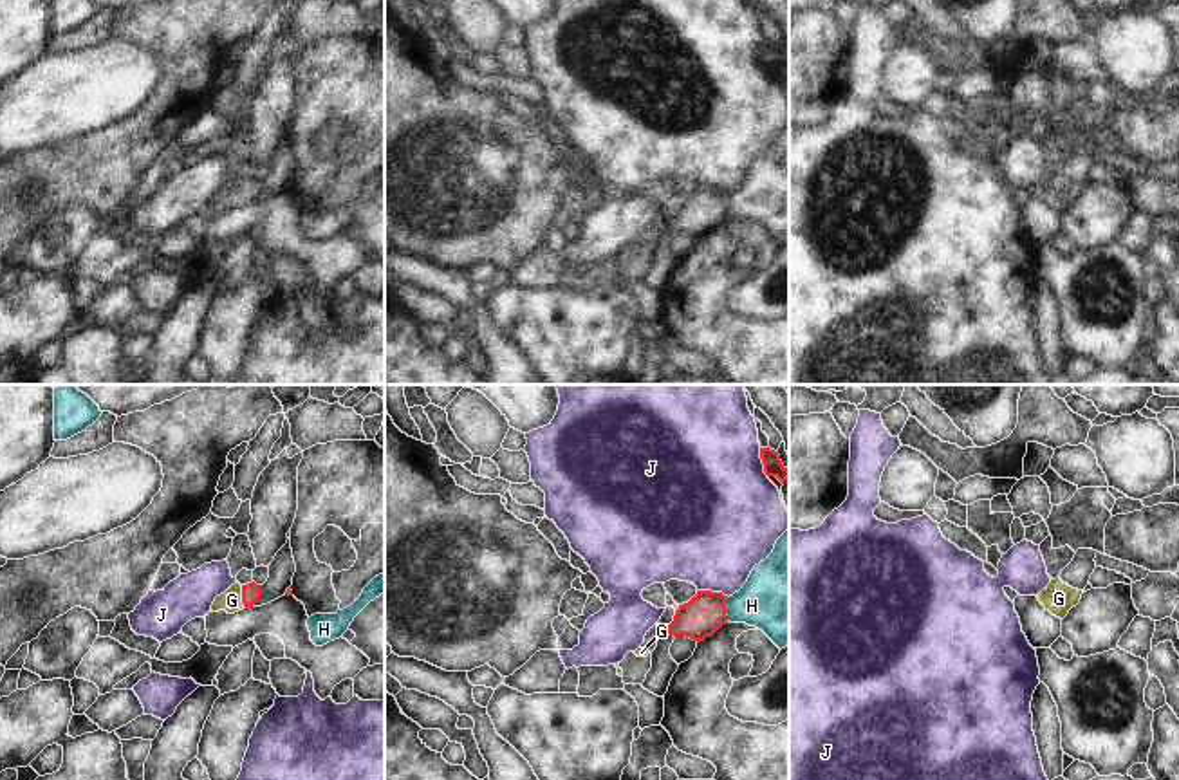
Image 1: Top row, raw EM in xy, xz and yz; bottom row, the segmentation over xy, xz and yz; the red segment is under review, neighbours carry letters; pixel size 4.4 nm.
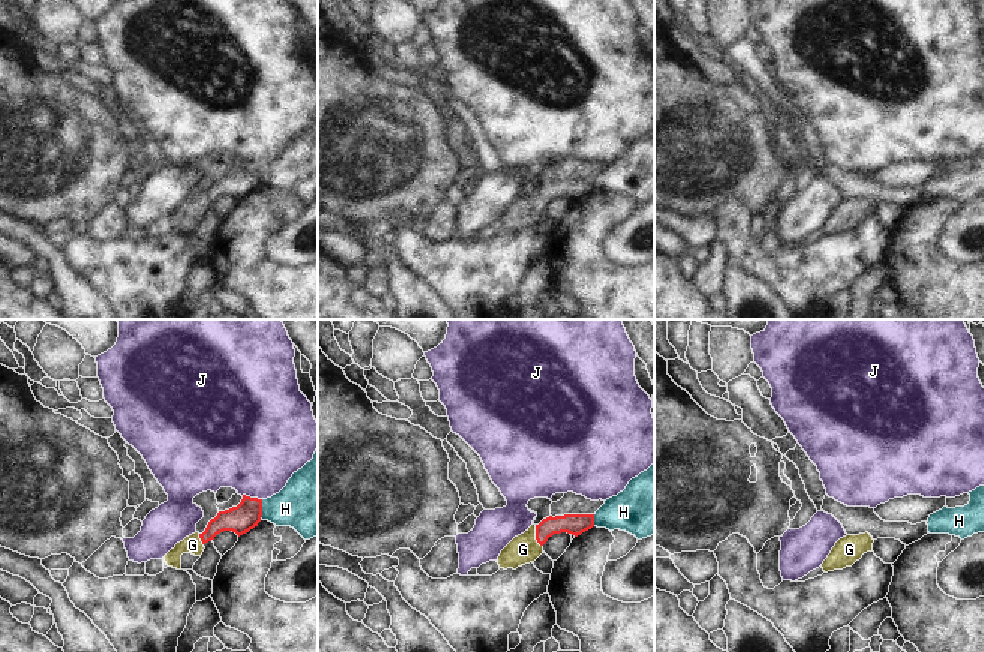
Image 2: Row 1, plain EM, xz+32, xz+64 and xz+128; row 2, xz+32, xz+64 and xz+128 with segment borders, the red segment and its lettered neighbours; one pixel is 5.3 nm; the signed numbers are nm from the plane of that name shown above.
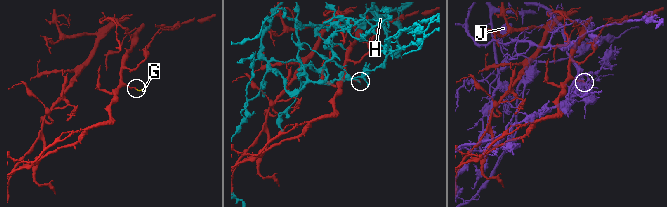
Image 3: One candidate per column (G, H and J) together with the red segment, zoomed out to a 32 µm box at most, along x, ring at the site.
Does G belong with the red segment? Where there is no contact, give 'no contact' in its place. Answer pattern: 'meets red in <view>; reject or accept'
meets red in xy; accept

